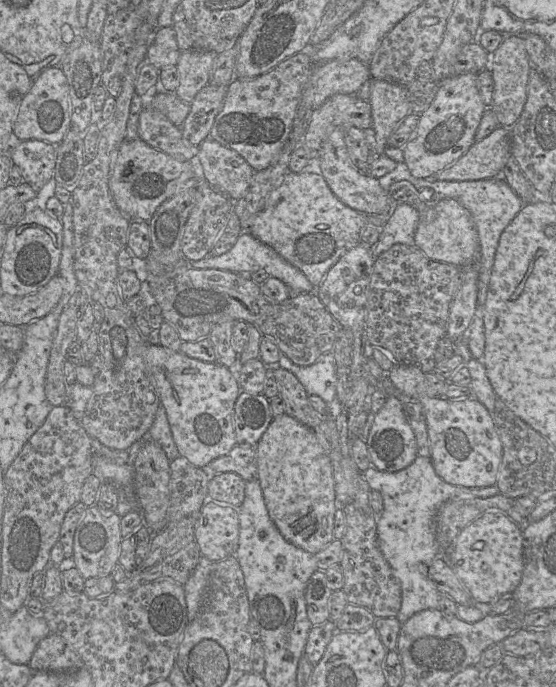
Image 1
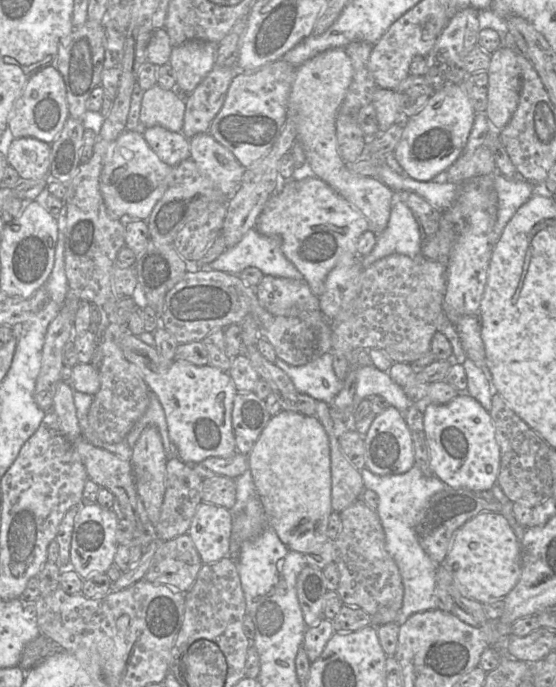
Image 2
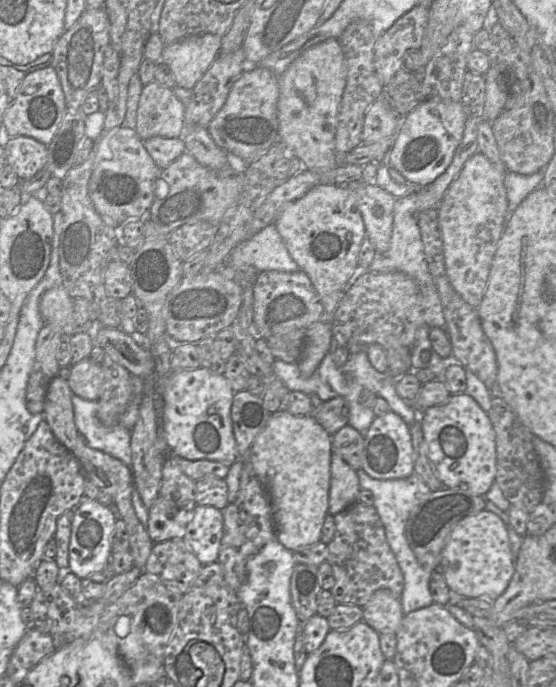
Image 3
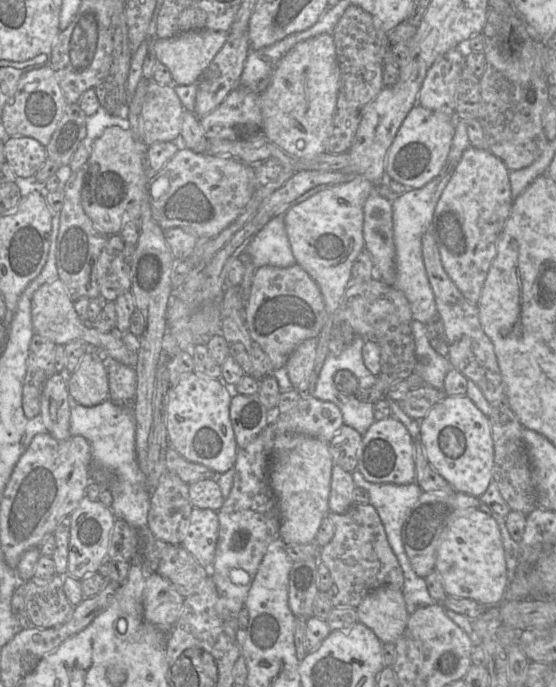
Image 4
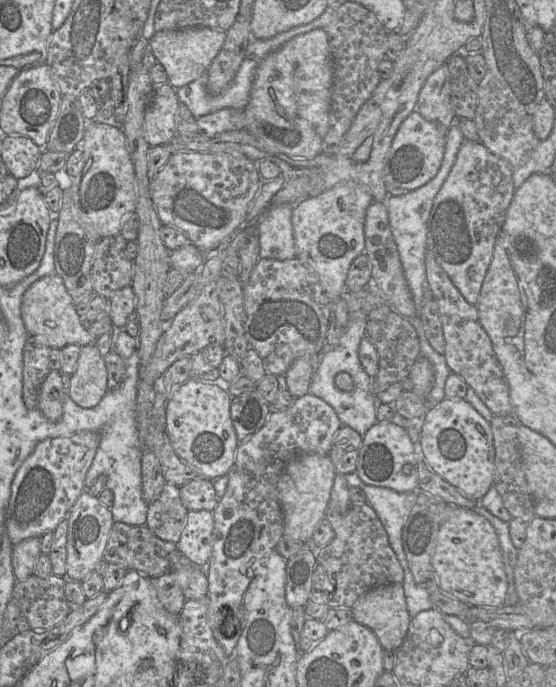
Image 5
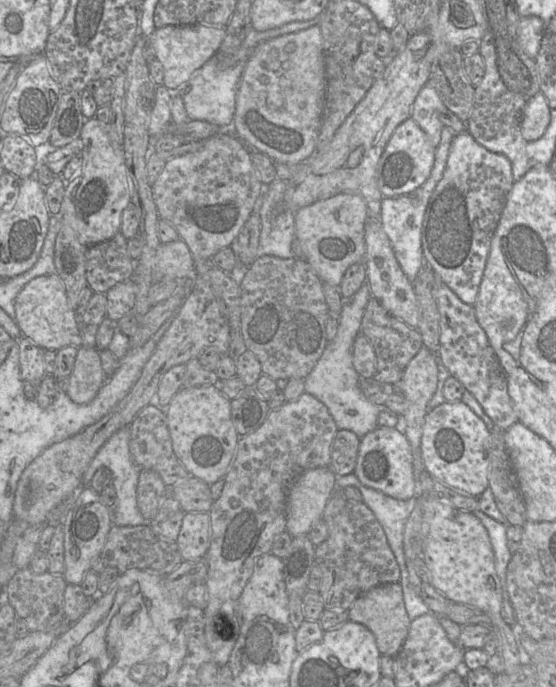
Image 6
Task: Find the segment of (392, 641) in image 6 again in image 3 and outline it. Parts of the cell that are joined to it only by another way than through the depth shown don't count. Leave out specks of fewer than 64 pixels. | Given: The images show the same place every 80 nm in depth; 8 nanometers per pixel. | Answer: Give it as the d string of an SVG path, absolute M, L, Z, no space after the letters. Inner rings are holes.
M388 589L374 592L362 609L363 621L379 634L397 633L405 615L401 599Z

